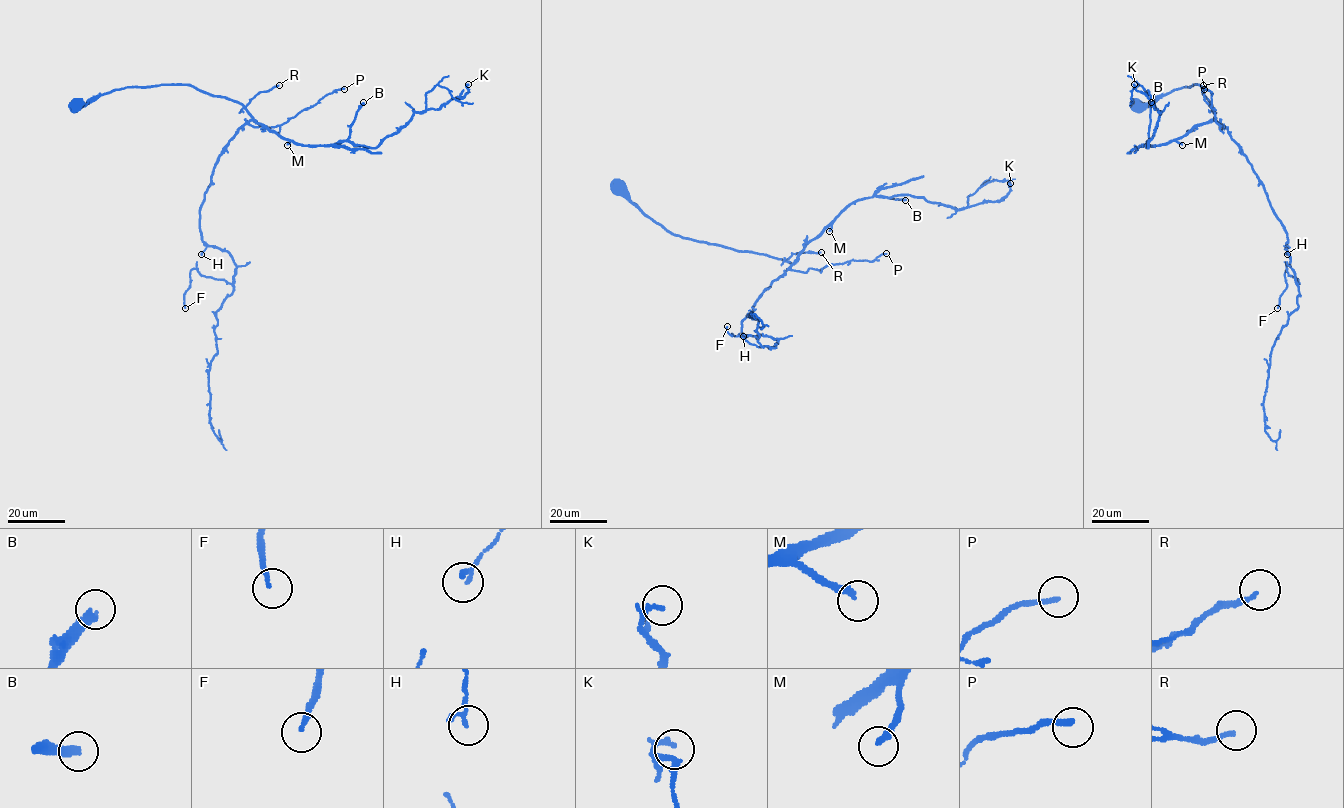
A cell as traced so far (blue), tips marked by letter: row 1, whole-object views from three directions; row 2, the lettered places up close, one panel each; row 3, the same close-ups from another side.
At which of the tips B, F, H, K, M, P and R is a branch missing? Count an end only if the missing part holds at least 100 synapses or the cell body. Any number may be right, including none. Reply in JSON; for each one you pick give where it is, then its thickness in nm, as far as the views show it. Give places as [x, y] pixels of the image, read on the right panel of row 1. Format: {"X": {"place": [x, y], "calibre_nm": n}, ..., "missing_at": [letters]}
{"missing_at": []}

